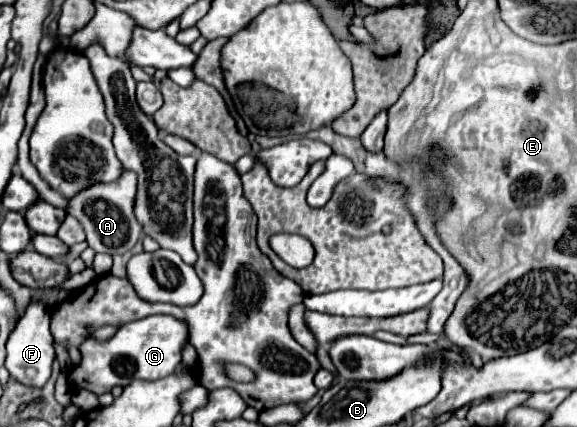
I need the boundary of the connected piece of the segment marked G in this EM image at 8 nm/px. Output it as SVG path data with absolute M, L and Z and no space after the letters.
M150 315L138 321L130 321L122 325L114 337L110 337L104 343L88 339L86 345L82 345L82 363L74 367L68 375L74 389L88 389L96 395L108 393L114 385L128 385L130 379L144 379L144 381L156 381L180 365L182 347L188 343L188 325L182 319L174 319L172 315Z

